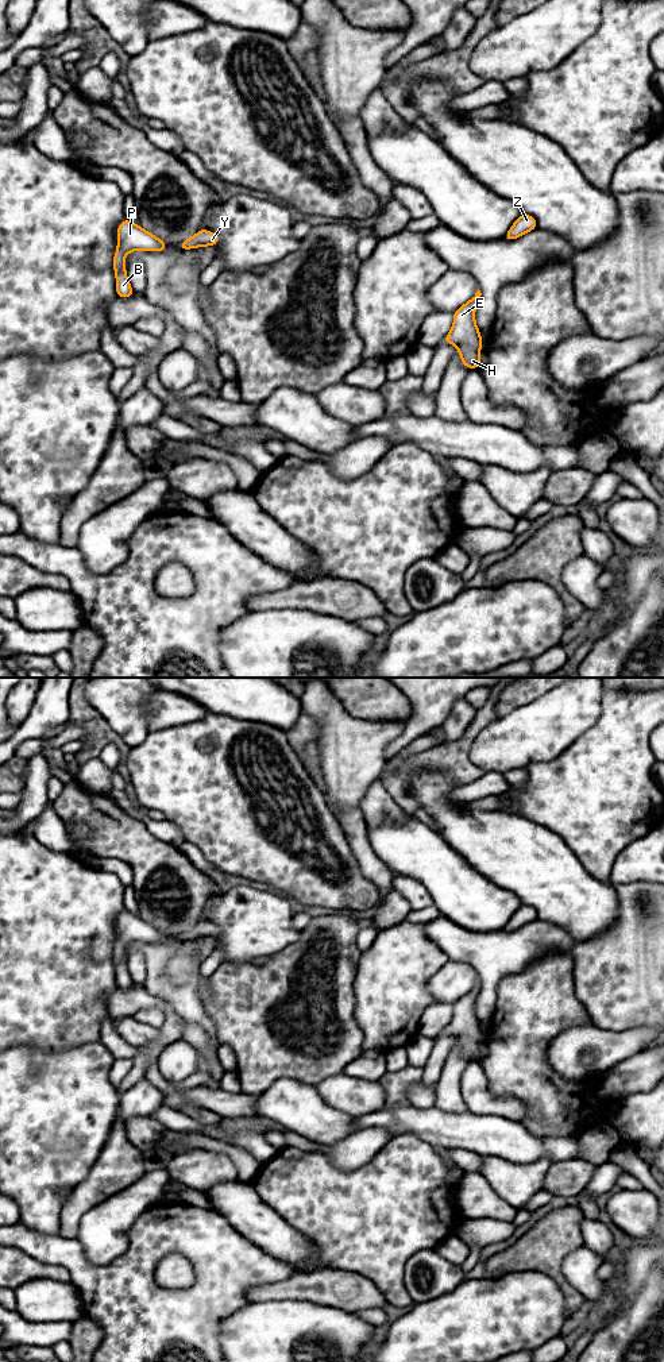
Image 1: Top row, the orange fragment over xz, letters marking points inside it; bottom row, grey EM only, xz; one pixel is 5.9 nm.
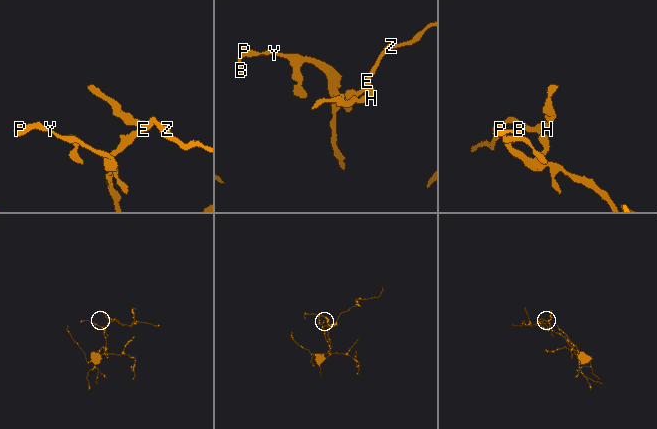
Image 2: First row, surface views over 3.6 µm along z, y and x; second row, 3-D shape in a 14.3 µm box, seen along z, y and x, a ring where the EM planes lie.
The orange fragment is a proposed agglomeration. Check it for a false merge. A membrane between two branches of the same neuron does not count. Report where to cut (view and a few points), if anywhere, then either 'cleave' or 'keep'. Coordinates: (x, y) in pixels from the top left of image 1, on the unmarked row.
cut none; keep

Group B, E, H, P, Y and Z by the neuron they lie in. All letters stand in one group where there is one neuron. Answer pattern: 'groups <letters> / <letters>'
groups B E H P Y Z

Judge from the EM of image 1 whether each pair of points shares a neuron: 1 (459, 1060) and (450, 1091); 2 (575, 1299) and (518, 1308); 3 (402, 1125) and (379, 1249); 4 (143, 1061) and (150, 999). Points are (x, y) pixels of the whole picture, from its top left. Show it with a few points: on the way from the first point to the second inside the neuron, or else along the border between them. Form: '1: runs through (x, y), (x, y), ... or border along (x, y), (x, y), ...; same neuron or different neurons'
1: runs through (454, 1068), (450, 1083); same neuron
2: border along (545, 1273), (562, 1291), (564, 1312), (568, 1316); different neurons
3: border along (394, 1135), (414, 1134), (431, 1145); different neurons
4: border along (162, 1000), (163, 1007); different neurons

